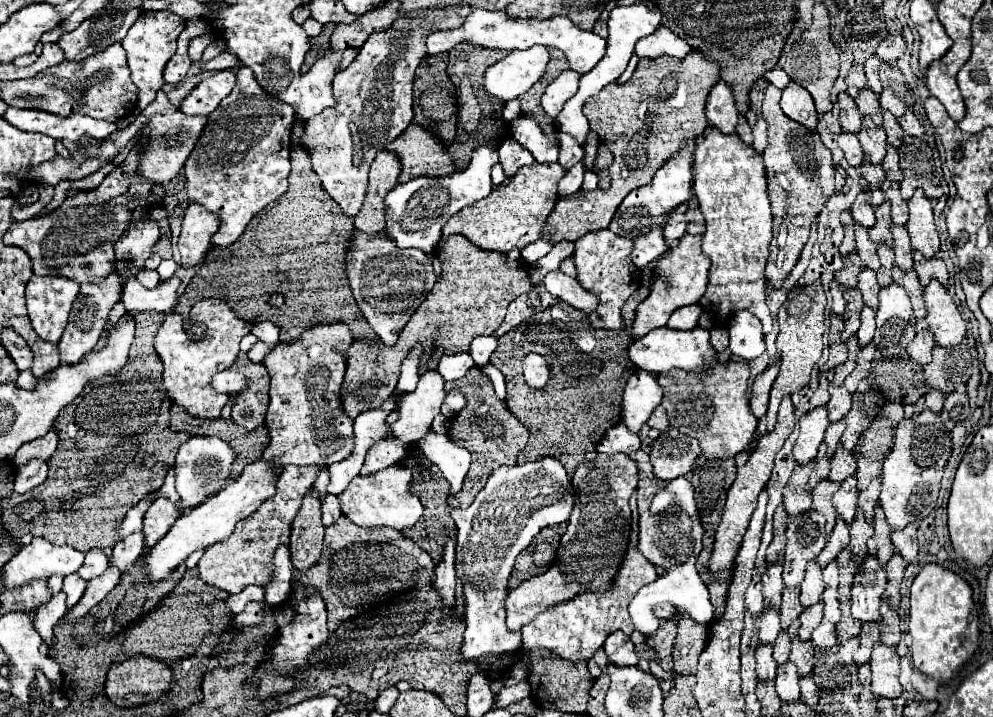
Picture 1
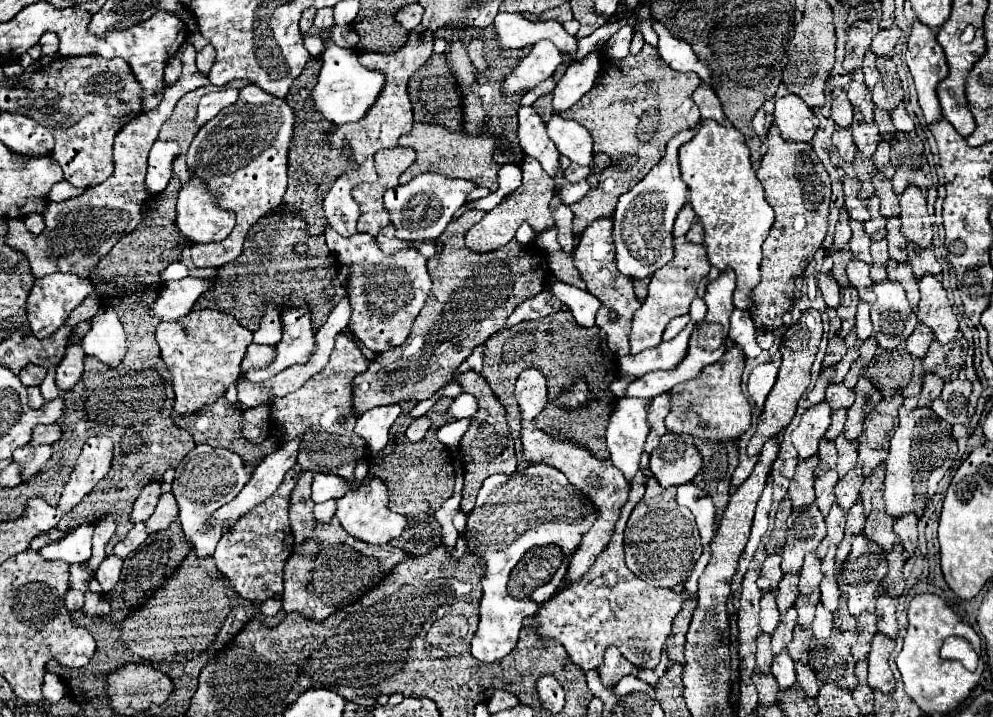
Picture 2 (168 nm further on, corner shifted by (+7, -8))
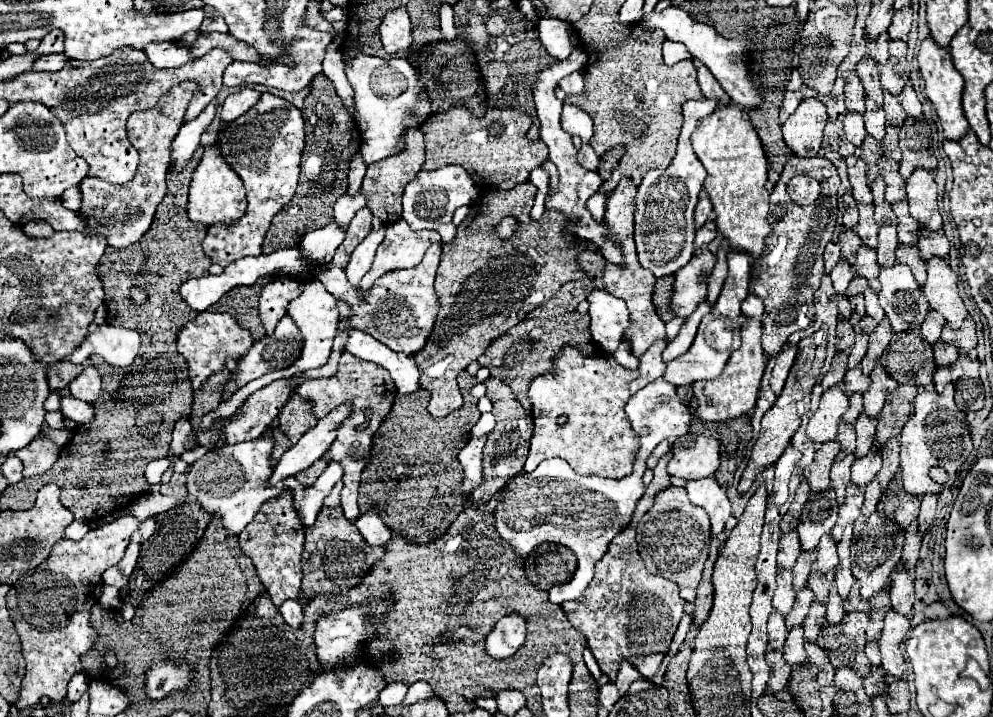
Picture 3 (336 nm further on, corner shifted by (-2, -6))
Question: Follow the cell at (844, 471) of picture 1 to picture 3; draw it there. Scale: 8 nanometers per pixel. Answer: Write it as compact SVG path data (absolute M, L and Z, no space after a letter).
M860 414L854 428L856 428L856 458L862 458L862 454L868 454L868 450L874 444L874 436L876 436L876 426L878 420L866 414Z

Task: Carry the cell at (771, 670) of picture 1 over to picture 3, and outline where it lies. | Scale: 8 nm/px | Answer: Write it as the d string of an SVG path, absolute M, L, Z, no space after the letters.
M772 612L770 620L768 620L768 642L770 642L770 646L782 648L786 642L786 636L788 636L788 630L784 624L784 616L778 612Z

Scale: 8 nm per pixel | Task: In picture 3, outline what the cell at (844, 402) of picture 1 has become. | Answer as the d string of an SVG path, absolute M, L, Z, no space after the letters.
M854 366L846 372L844 380L842 380L842 390L846 394L852 394L852 392L862 392L862 390L868 390L868 384L870 384L870 378L862 374L862 368L860 366Z

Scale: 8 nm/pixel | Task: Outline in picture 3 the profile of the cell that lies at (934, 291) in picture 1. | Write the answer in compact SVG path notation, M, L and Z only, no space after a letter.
M938 256L928 258L926 266L928 266L928 278L926 284L922 286L922 292L926 294L930 306L946 318L948 326L960 328L960 324L968 316L968 310L958 294L956 274L948 266L948 262L944 262Z

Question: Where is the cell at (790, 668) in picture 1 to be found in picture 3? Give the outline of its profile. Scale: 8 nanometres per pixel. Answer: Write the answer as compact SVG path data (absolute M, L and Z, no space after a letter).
M796 626L790 630L786 644L784 644L784 660L788 664L802 664L806 662L806 650L804 650L804 636L802 636L802 626Z

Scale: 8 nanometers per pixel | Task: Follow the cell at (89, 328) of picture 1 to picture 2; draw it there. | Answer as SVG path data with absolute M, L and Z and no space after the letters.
M73 338L67 344L65 356L59 362L59 366L57 366L57 386L59 386L61 392L73 388L75 382L81 378L83 358L85 358L85 352L81 348L81 340L79 338Z

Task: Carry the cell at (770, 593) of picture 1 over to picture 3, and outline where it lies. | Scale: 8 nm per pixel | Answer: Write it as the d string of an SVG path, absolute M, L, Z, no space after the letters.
M792 530L780 538L780 548L778 548L778 568L790 570L796 564L796 558L800 554L800 538L798 532Z

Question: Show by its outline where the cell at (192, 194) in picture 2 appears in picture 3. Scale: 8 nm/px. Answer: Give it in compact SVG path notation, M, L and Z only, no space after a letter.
M216 144L206 148L190 184L190 196L188 196L190 220L202 222L206 226L212 226L214 222L234 222L244 214L244 210L246 210L246 192L240 176L222 158L222 152Z

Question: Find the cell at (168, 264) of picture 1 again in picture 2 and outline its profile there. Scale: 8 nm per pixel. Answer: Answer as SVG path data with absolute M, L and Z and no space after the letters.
M173 262L173 264L169 264L165 270L159 272L161 282L169 282L169 280L177 280L177 278L185 278L185 276L189 276L189 270L187 270L187 266L183 266L183 264L179 264L179 262Z

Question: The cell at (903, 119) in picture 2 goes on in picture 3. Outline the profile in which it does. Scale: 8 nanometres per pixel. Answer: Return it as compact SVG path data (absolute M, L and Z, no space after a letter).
M910 82L902 88L902 92L898 94L898 98L900 98L900 104L904 106L904 110L910 116L920 116L922 114L922 104L920 104L920 100L918 100L918 96L916 96L916 92L914 92L914 88L912 88Z

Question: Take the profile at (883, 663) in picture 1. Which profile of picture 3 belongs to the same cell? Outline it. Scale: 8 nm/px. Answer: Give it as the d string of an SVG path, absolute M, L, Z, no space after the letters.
M890 610L884 618L884 630L878 640L880 644L880 656L882 656L882 668L890 672L892 676L900 678L906 670L906 660L902 654L902 642L912 628L910 620L904 614L898 614Z

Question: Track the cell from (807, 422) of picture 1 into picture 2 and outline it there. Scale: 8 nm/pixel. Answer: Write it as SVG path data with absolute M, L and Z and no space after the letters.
M827 402L817 404L815 408L809 408L803 416L799 426L793 430L793 446L799 452L799 460L805 460L813 454L817 454L817 444L823 438L831 424L831 408Z

